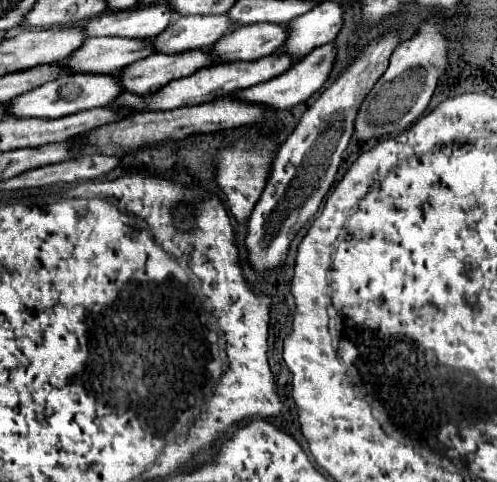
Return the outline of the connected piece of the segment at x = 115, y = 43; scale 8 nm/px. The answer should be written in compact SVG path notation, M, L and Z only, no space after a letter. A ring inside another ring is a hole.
M90 37L78 53L68 57L66 65L72 71L118 75L120 69L156 53L156 47L142 37Z

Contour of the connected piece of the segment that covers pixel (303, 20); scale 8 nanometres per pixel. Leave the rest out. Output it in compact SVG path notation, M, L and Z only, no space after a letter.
M322 1L312 11L288 23L290 37L282 49L302 59L312 49L332 43L342 27L342 15L344 15L342 3Z

